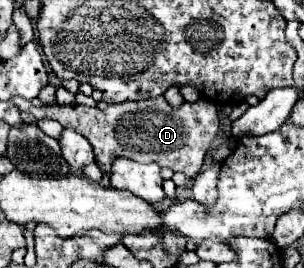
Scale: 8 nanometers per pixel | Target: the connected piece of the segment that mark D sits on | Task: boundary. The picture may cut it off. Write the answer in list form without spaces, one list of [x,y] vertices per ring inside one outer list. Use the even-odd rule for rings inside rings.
[[[163,96],[149,100],[131,100],[121,104],[111,104],[105,110],[93,106],[39,106],[29,108],[37,120],[53,118],[67,128],[81,132],[93,146],[95,160],[109,170],[109,162],[115,158],[129,158],[135,162],[157,162],[161,168],[171,168],[173,172],[183,172],[187,178],[199,174],[205,154],[211,148],[213,138],[219,132],[217,106],[205,98],[197,102],[183,102],[179,108],[167,104]]]

